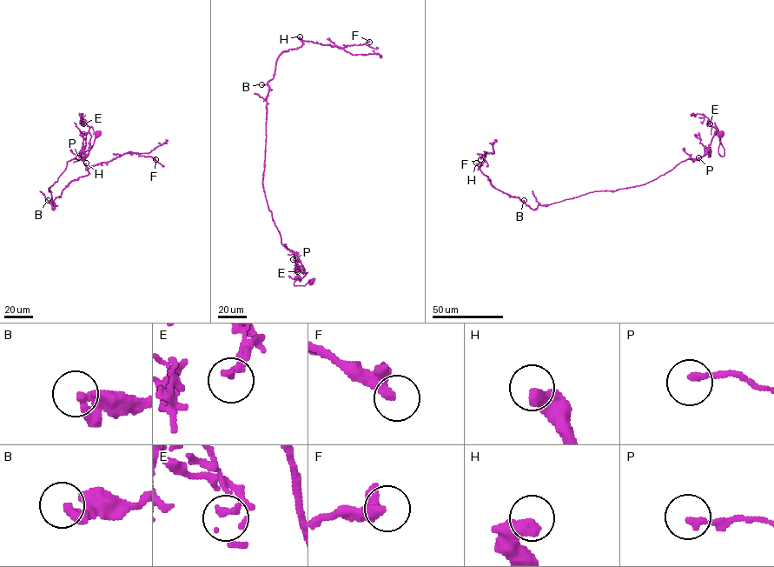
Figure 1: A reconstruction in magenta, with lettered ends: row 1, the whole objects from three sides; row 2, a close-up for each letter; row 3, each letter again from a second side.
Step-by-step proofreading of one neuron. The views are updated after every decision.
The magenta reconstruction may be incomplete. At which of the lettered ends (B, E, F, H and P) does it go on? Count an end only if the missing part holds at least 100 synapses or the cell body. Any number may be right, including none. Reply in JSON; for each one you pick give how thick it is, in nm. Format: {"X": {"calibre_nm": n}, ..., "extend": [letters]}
{"F": {"calibre_nm": 280}, "extend": ["F"]}

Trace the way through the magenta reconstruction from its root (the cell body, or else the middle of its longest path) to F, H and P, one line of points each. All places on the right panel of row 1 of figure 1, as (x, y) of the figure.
F: (720, 134), (724, 156), (716, 133), (702, 156), (646, 183), (533, 210), (495, 189), (480, 159)
H: (720, 134), (724, 156), (716, 133), (702, 156), (646, 183), (533, 210), (495, 189), (476, 163)
P: (720, 134), (724, 155), (718, 152), (720, 136), (716, 133), (704, 154), (698, 157)

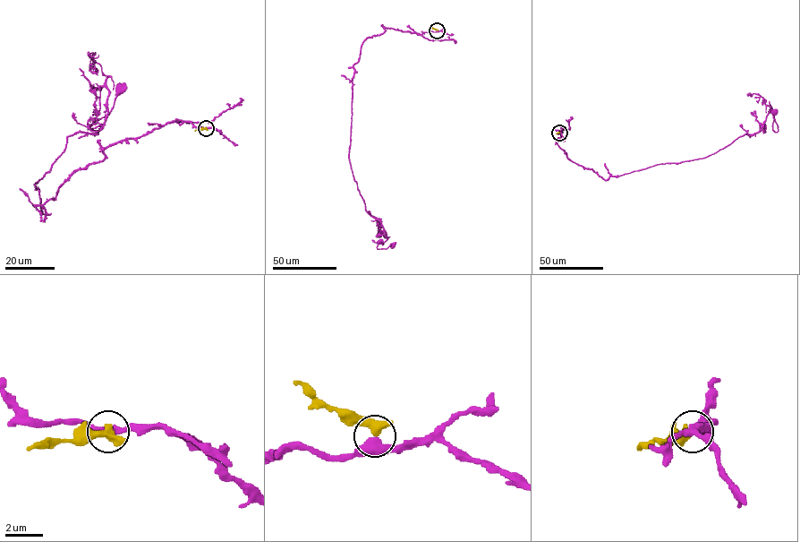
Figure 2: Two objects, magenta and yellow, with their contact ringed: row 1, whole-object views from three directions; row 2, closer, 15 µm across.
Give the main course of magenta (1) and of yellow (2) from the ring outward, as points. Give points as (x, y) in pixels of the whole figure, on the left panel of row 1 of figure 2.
1: (206, 128), (108, 146), (43, 220), (34, 184), (120, 89)
2: (206, 128), (194, 131)

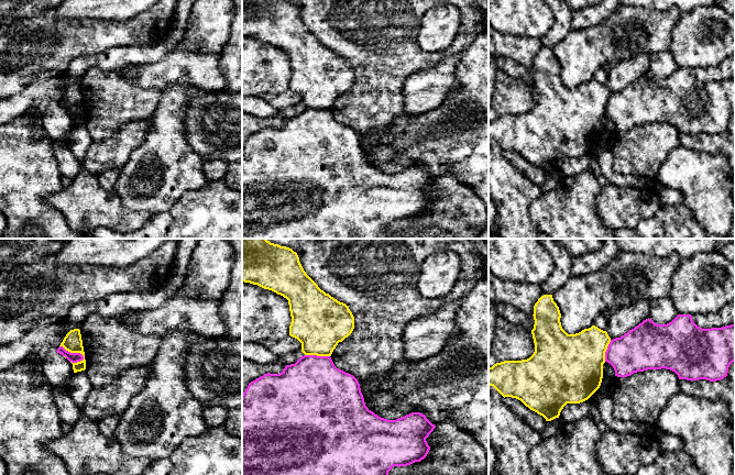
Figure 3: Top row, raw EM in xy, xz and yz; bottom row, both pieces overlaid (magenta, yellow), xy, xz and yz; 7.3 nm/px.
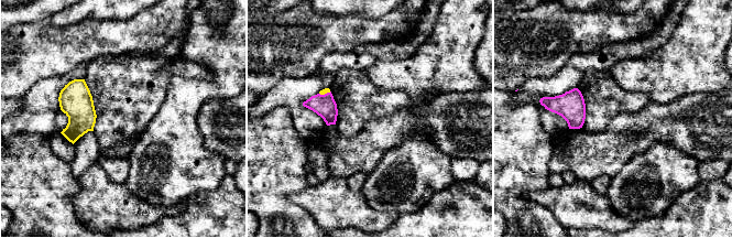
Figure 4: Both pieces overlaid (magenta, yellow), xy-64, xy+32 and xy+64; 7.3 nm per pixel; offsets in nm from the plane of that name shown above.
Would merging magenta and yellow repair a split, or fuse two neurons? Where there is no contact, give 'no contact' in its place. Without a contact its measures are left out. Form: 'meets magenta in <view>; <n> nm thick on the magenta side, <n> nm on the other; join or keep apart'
meets magenta in xy; 80 nm thick on the magenta side, 140 nm on the other; keep apart

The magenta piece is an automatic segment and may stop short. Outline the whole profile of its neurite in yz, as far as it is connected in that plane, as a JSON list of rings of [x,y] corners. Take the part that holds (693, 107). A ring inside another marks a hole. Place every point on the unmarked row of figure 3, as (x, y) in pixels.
[[[678,68],[667,78],[657,78],[651,73],[646,73],[621,91],[611,93],[605,106],[605,115],[610,117],[617,131],[627,131],[637,125],[647,123],[670,123],[679,133],[710,135],[721,134],[727,130],[729,119],[735,114],[735,78],[702,82],[698,80],[691,68]]]

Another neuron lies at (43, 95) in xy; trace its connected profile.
[[[61,78],[43,79],[30,84],[23,91],[14,96],[0,98],[0,124],[11,122],[34,107],[43,117],[43,129],[46,134],[53,141],[66,140],[74,128],[73,118],[56,104],[69,85],[70,84],[63,81]]]

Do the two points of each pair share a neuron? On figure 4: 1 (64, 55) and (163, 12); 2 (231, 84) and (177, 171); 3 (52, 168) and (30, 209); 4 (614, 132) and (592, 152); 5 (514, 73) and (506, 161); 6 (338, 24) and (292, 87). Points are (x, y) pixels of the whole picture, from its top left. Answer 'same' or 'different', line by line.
1: same
2: same
3: same
4: same
5: different
6: different

